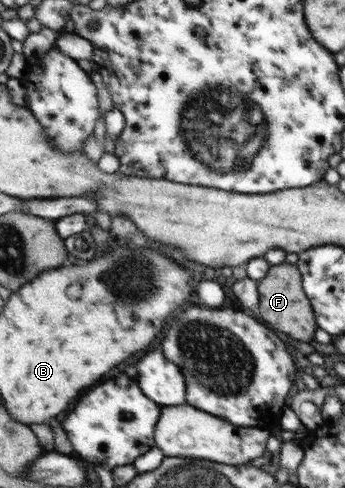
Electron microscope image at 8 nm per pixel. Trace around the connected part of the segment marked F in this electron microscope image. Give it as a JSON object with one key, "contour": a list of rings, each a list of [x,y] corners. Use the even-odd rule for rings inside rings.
{"contour":[[[278,264],[269,267],[267,274],[257,284],[258,305],[256,312],[277,331],[293,337],[296,341],[311,341],[315,331],[316,319],[311,315],[308,296],[303,292],[303,281],[300,271],[293,264]]]}

